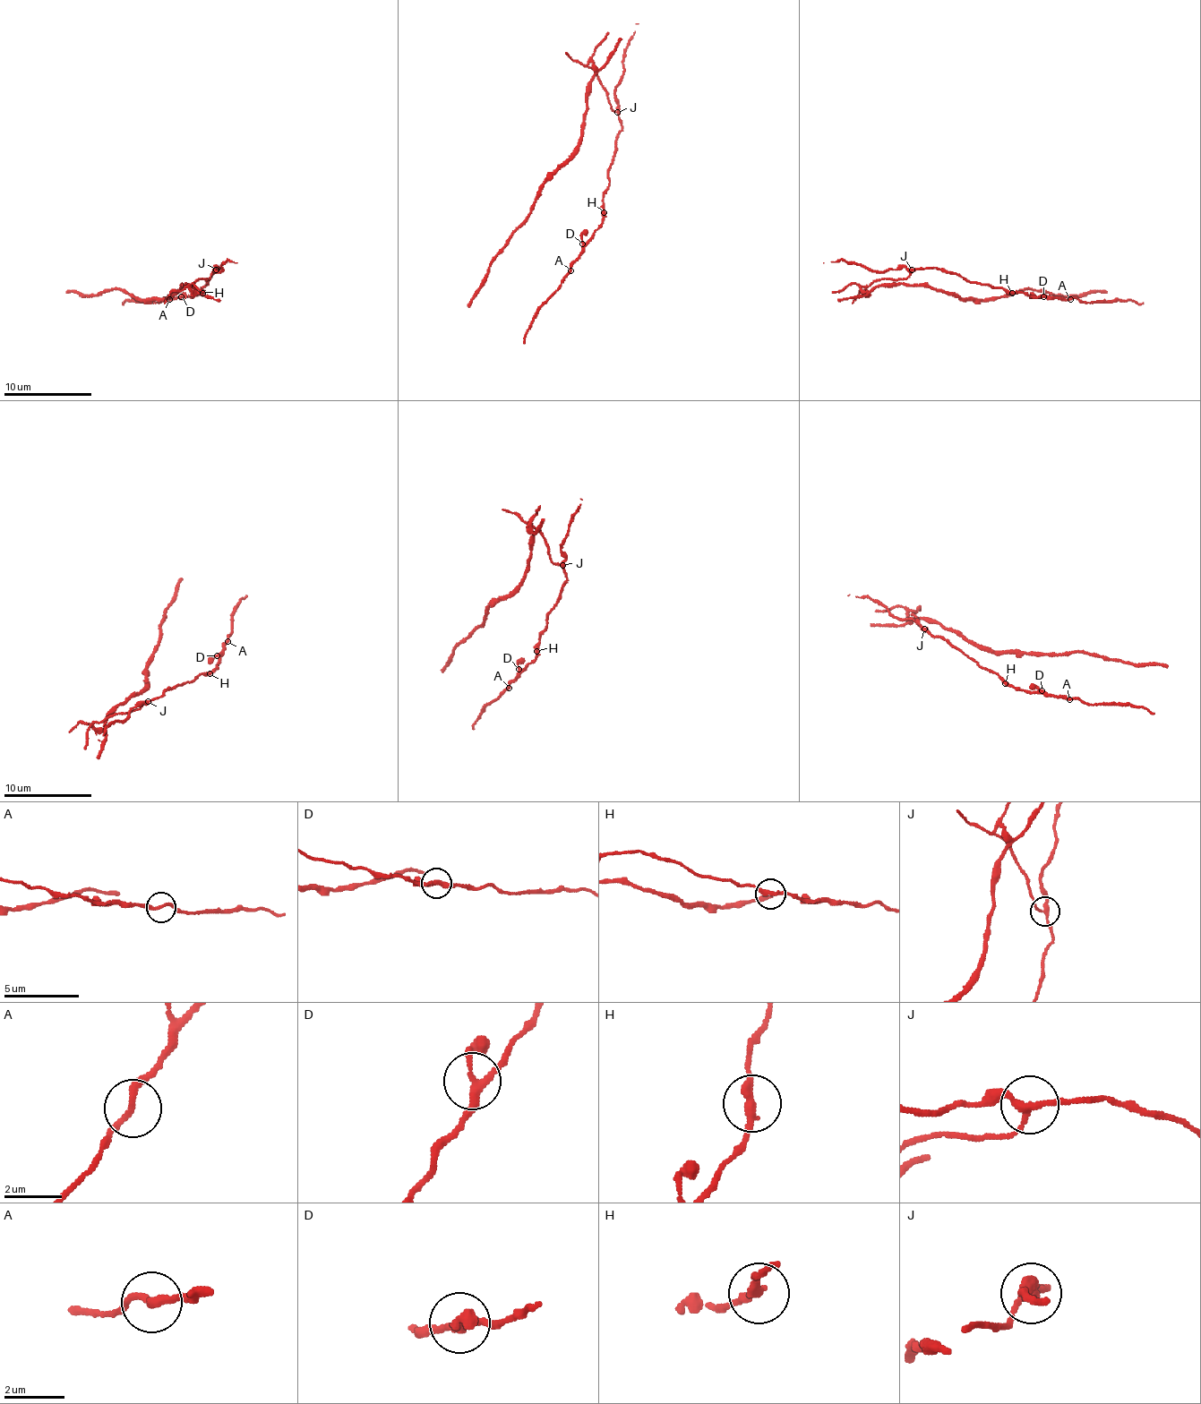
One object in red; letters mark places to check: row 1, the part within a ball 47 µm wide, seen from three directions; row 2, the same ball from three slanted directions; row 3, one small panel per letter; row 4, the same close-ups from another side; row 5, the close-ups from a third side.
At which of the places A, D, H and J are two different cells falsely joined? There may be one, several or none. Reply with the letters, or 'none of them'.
J

